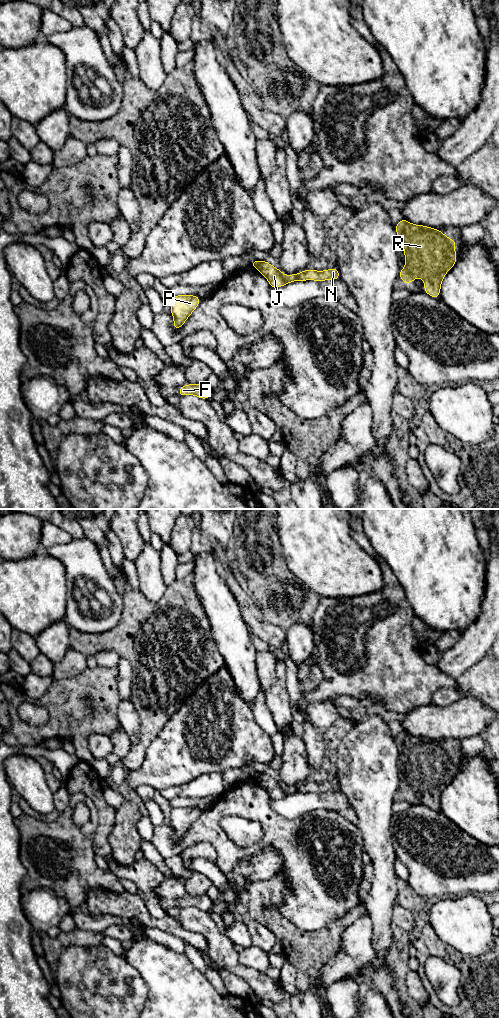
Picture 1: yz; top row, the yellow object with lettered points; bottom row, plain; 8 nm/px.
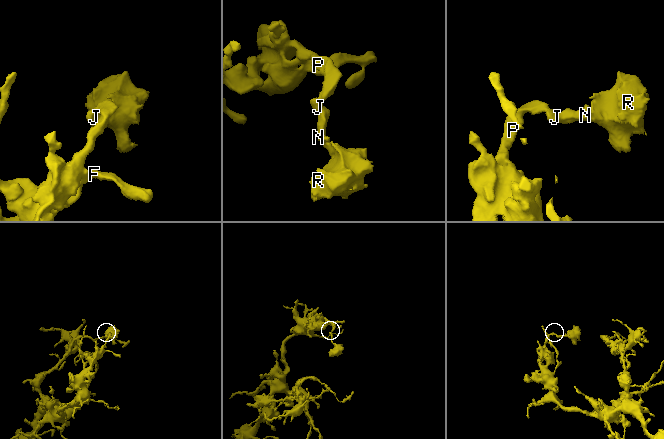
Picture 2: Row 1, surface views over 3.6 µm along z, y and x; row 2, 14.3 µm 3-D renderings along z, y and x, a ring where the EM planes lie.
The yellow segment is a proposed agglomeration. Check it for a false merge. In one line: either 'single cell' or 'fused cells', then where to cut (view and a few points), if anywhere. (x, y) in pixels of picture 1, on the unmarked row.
fused cells | yz (260, 774), (255, 779)

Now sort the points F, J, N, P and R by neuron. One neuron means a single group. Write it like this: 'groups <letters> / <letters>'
groups F P / J N R

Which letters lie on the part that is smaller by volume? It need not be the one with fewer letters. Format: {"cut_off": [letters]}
{"cut_off": ["J", "N", "R"]}

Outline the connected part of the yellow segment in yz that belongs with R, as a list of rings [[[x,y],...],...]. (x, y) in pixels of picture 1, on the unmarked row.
[[[401,731],[395,742],[399,758],[405,760],[405,780],[399,782],[404,796],[411,796],[415,790],[424,791],[424,804],[440,810],[440,800],[444,788],[457,774],[454,759],[456,753],[447,749],[439,741],[415,737]]]

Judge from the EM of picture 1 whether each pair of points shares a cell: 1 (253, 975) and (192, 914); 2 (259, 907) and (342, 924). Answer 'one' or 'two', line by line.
1: one
2: one

